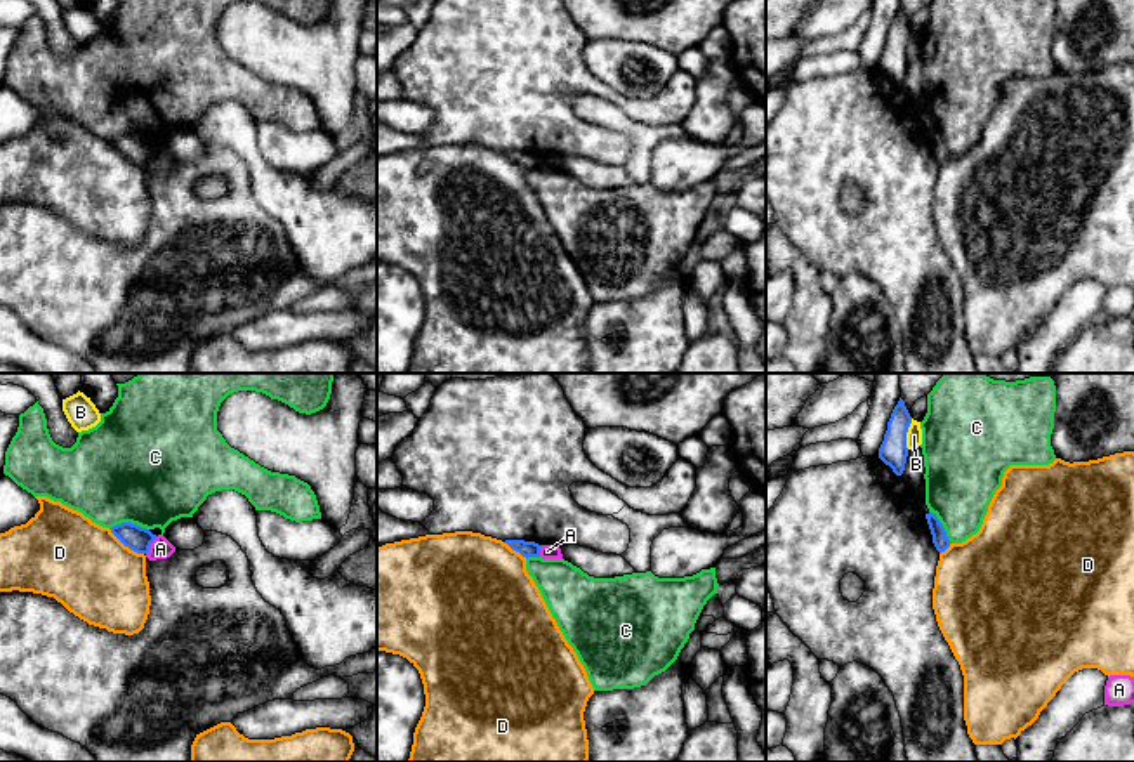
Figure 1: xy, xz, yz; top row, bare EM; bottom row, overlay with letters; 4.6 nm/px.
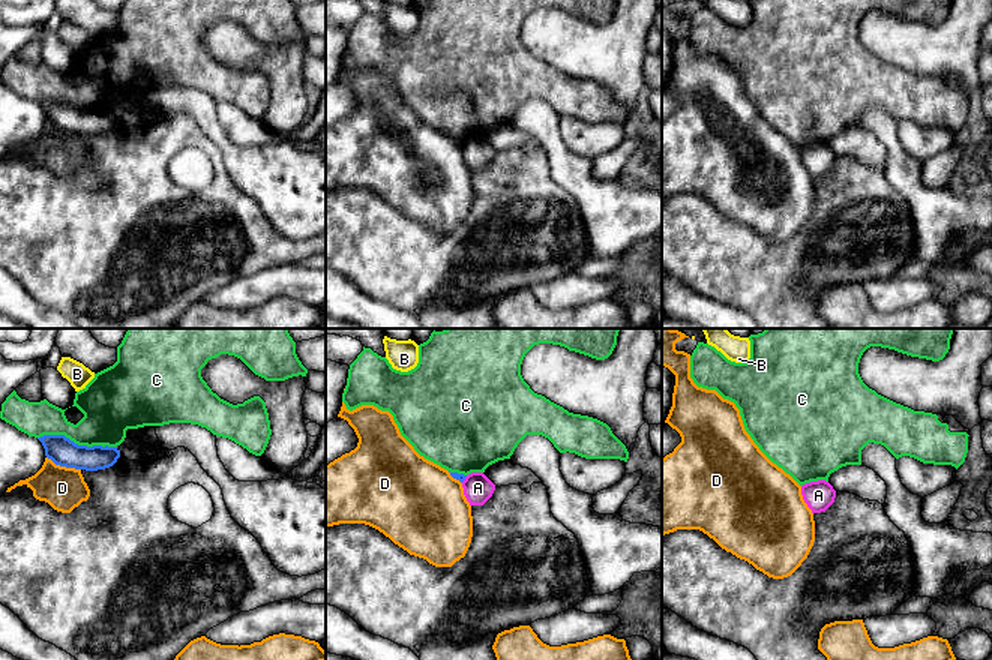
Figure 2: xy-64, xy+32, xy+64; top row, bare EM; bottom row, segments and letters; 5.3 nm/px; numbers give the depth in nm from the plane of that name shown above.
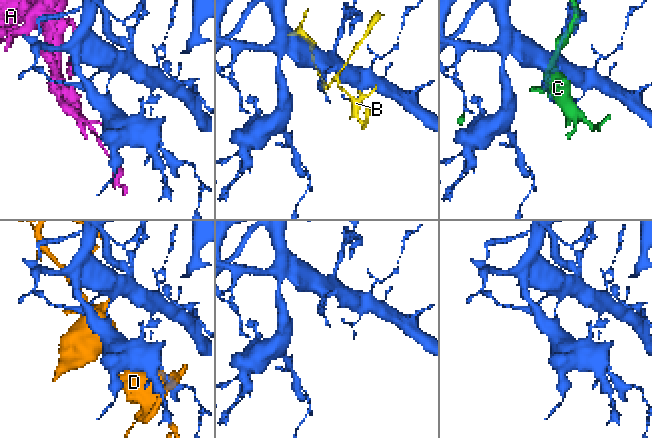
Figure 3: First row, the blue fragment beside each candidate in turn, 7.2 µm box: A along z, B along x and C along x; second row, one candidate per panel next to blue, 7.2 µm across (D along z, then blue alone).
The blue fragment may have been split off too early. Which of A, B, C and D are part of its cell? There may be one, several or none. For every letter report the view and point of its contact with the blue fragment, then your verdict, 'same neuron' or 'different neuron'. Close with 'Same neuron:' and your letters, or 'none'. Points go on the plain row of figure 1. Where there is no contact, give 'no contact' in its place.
A: xy (150, 157) | different neuron
B: yz (905, 45) | different neuron
C: xy (129, 134) | different neuron
D: xy (125, 157) | different neuron
Same neuron: none

